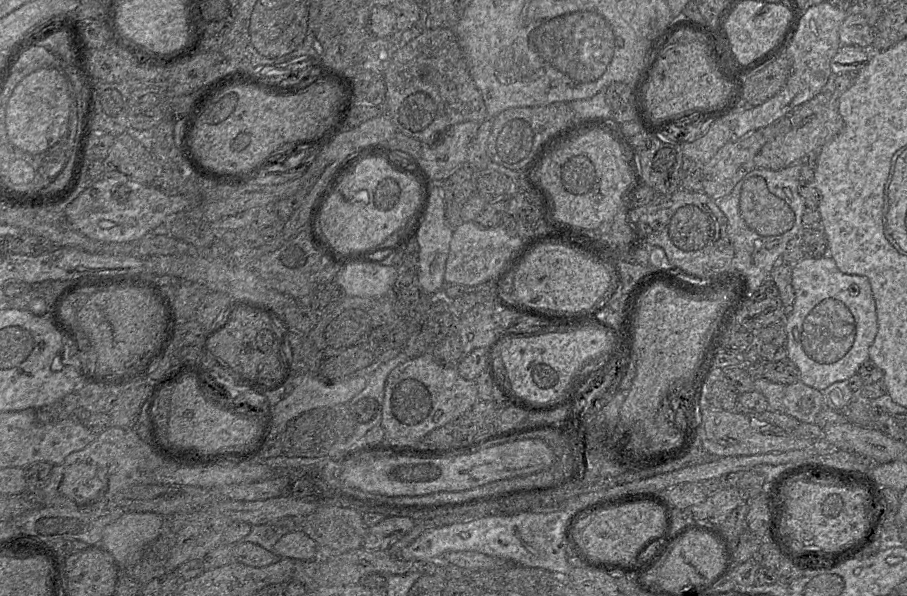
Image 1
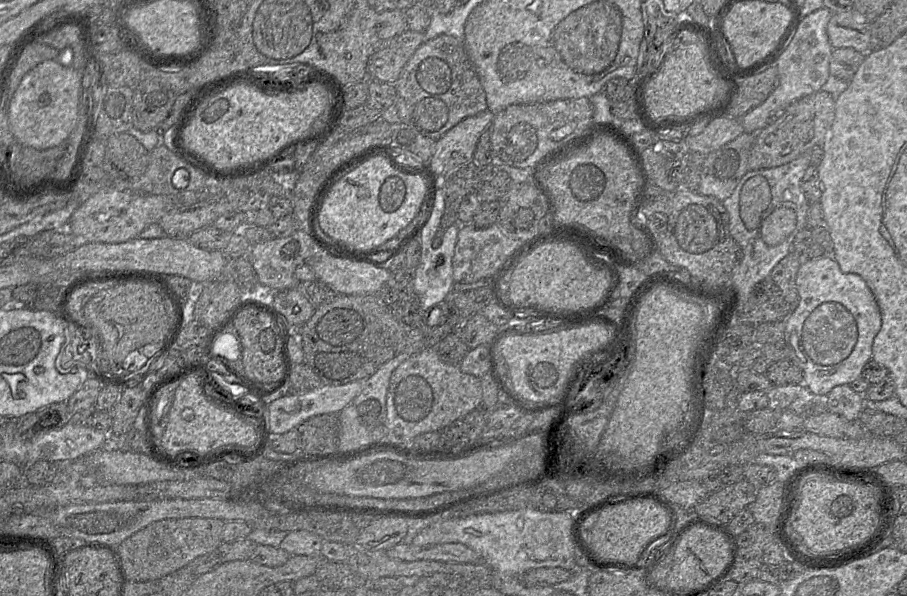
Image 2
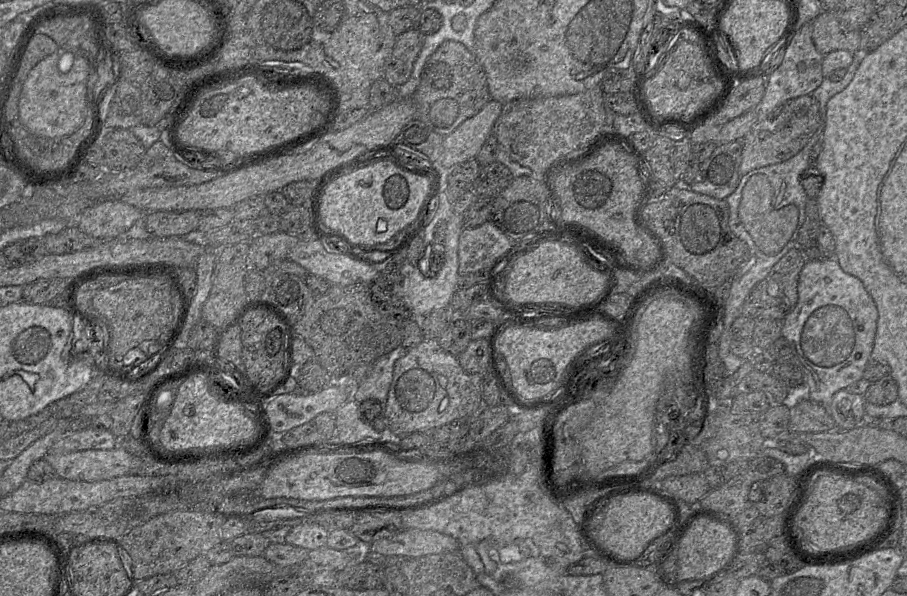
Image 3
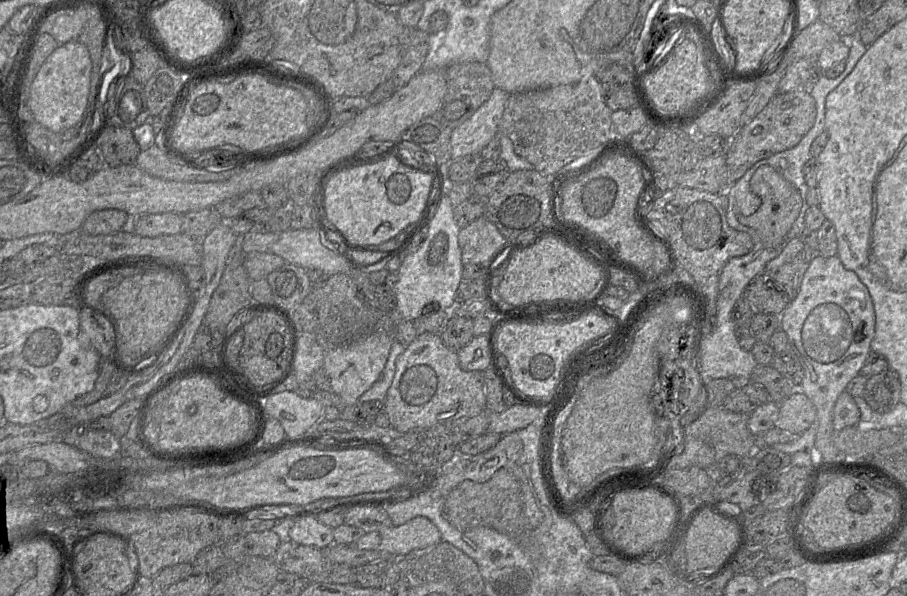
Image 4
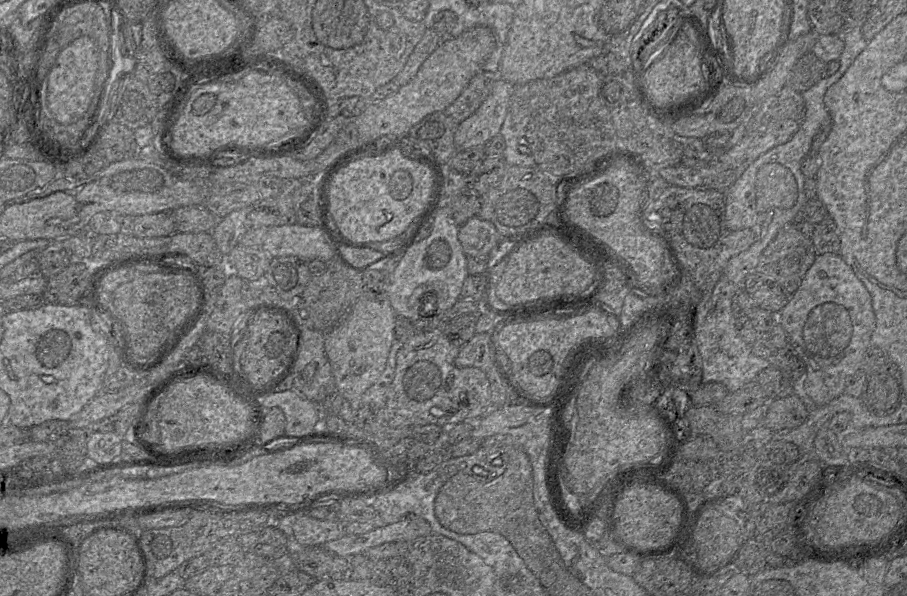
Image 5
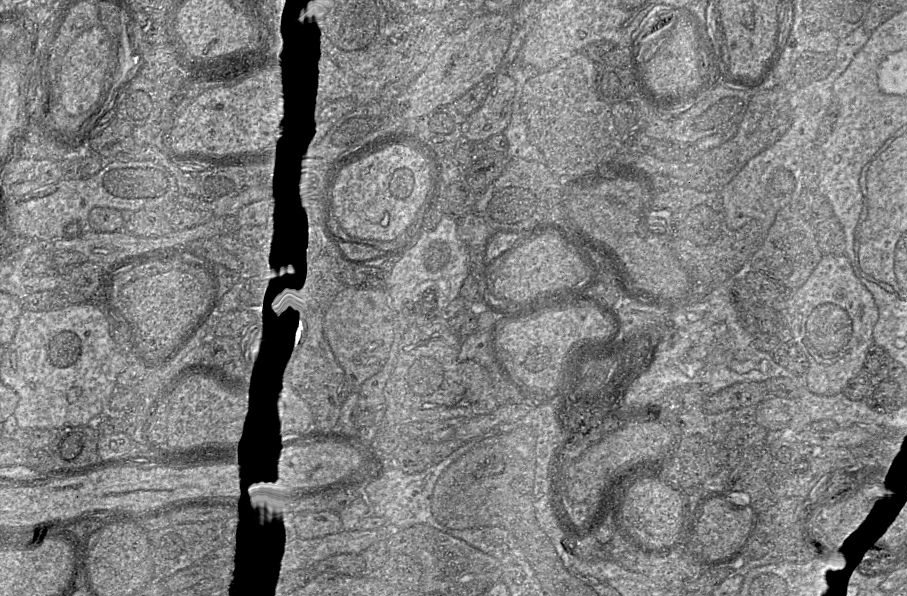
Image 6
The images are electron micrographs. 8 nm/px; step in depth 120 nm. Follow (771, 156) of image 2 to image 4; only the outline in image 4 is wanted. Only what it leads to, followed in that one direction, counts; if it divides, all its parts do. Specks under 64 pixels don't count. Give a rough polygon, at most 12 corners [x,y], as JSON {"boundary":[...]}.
{"boundary":[[809,90],[776,93],[726,148],[729,184],[813,127]]}

